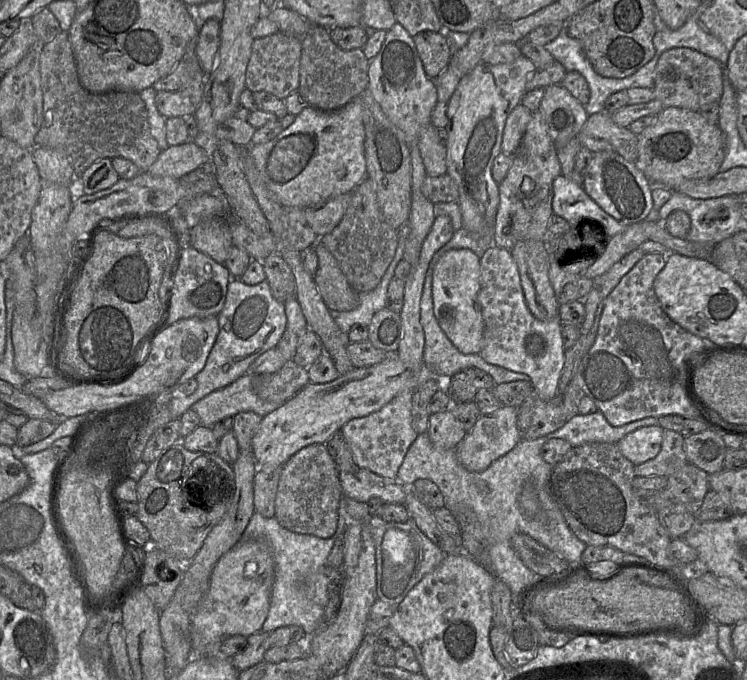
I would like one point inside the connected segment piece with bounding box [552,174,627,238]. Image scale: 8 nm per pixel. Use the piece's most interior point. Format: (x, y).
(570, 201)

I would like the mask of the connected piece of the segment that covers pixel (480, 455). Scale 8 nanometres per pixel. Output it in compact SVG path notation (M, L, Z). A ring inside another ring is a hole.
M502 406L490 413L481 413L473 428L467 431L466 436L456 448L459 462L470 472L481 472L487 469L492 462L510 452L520 441L517 427L518 408Z

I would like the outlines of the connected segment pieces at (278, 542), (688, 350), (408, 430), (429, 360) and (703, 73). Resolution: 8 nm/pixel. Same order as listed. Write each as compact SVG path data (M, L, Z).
M339 502L339 527L329 538L299 534L282 527L275 517L264 517L254 511L240 541L254 540L264 543L274 559L274 584L270 596L270 608L262 632L271 633L284 626L300 626L307 636L314 634L323 622L325 607L313 601L316 574L325 564L336 538L345 531L346 511Z
M659 253L646 254L621 278L605 300L595 342L578 365L578 383L584 395L595 402L598 410L615 427L665 415L679 415L711 424L707 409L698 401L689 383L691 359L701 362L713 344L673 322L660 306L653 284L665 266L666 258L667 255Z
M404 391L378 411L348 421L342 434L348 442L356 466L367 469L383 478L396 478L405 454L417 437L412 426L412 396L414 391Z
M427 276L426 283L423 283L422 294L420 299L420 323L424 331L424 365L431 371L431 375L436 378L447 380L458 371L465 368L480 369L493 378L495 384L502 384L516 380L530 380L528 375L515 372L507 368L487 363L479 353L464 354L449 340L447 335L441 329L433 310L432 299L432 278Z
M687 47L664 51L656 65L654 91L664 108L677 107L699 111L704 105L718 103L723 93L724 66L717 60Z

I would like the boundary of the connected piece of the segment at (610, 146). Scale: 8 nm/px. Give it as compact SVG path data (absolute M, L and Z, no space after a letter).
M608 112L589 115L579 137L592 153L611 151L631 162L638 159L638 135L629 127L617 125Z

